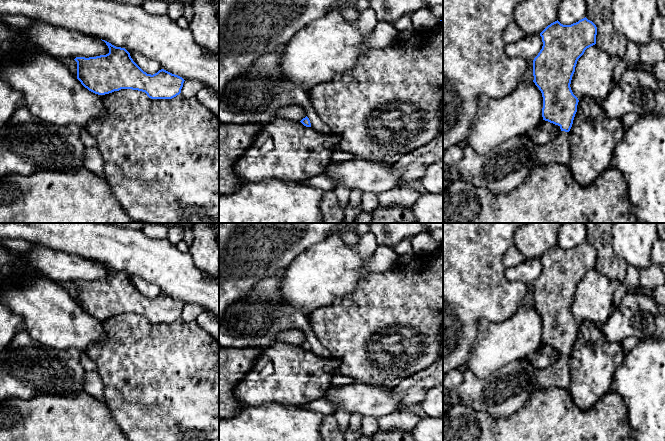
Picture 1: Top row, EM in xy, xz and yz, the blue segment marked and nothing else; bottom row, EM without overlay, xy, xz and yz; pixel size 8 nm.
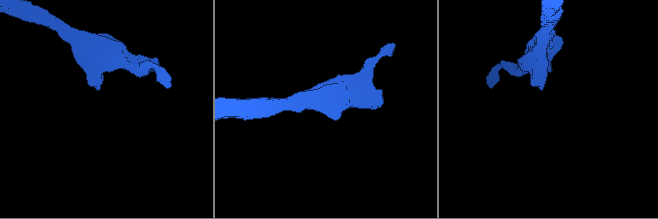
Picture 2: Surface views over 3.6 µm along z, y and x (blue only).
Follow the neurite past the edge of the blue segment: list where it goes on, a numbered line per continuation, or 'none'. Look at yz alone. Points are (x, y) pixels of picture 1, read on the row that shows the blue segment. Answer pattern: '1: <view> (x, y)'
1: yz (558, 150)

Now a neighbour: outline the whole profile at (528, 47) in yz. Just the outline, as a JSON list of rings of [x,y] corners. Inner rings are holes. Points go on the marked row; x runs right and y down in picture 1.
[[[540,34],[524,35],[519,41],[506,44],[507,56],[522,58],[525,61],[534,60],[542,49],[543,42]]]

